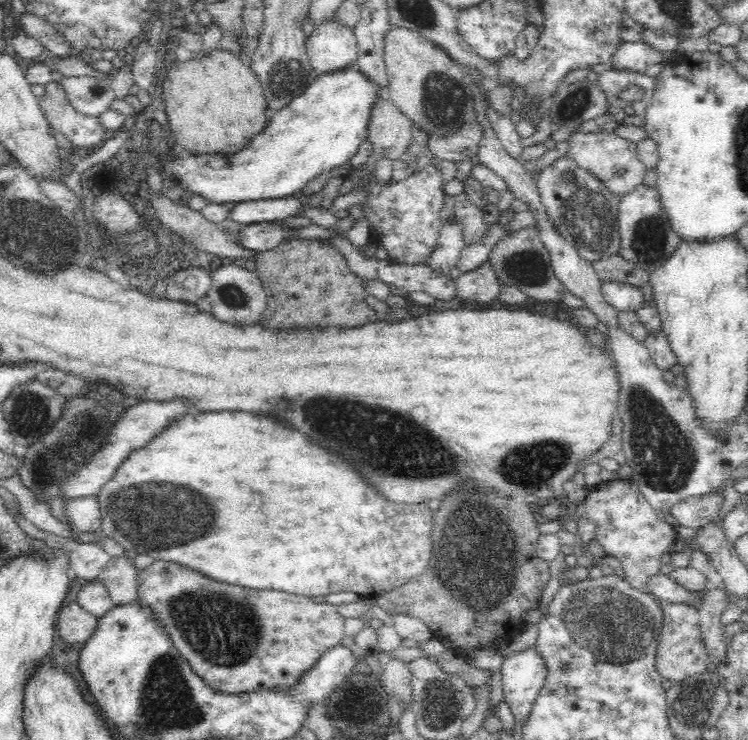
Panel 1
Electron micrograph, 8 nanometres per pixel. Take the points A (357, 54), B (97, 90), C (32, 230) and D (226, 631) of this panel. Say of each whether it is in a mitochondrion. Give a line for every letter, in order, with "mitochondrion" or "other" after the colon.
A: other
B: other
C: mitochondrion
D: mitochondrion

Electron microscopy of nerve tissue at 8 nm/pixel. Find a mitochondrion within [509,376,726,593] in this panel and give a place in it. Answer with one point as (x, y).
(666, 460)

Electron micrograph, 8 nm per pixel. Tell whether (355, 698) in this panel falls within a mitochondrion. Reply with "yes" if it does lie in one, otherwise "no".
no

